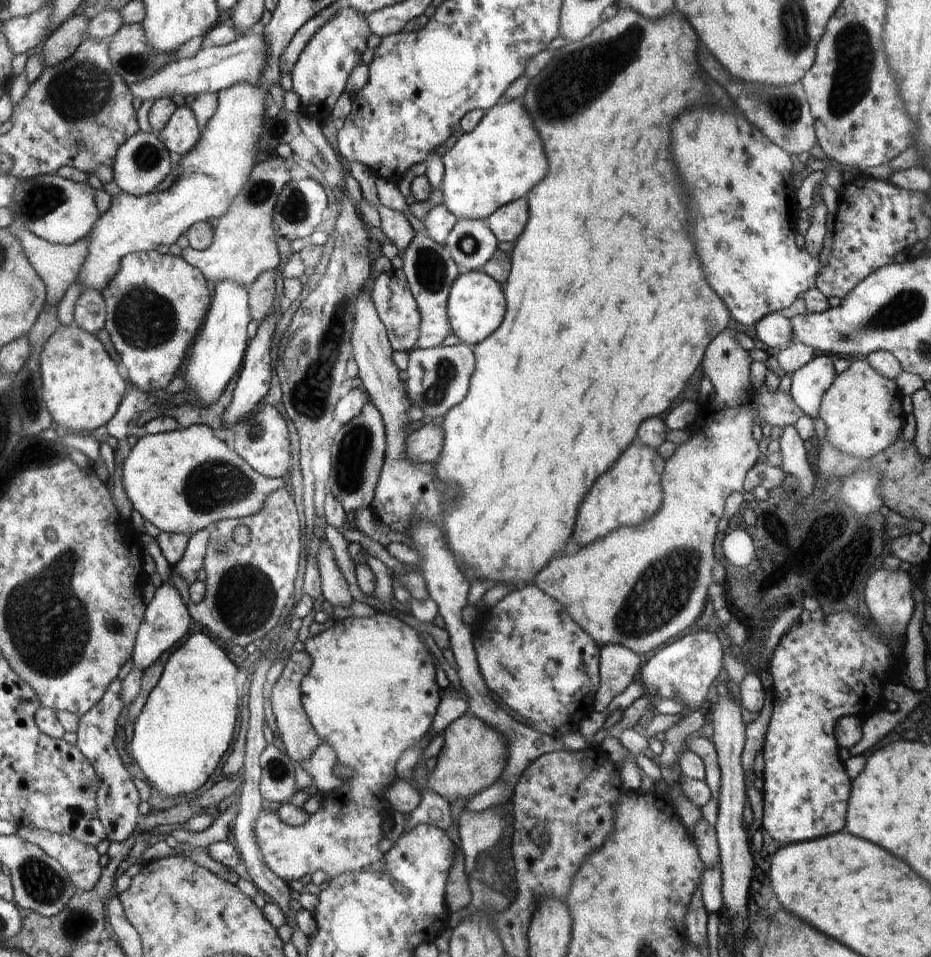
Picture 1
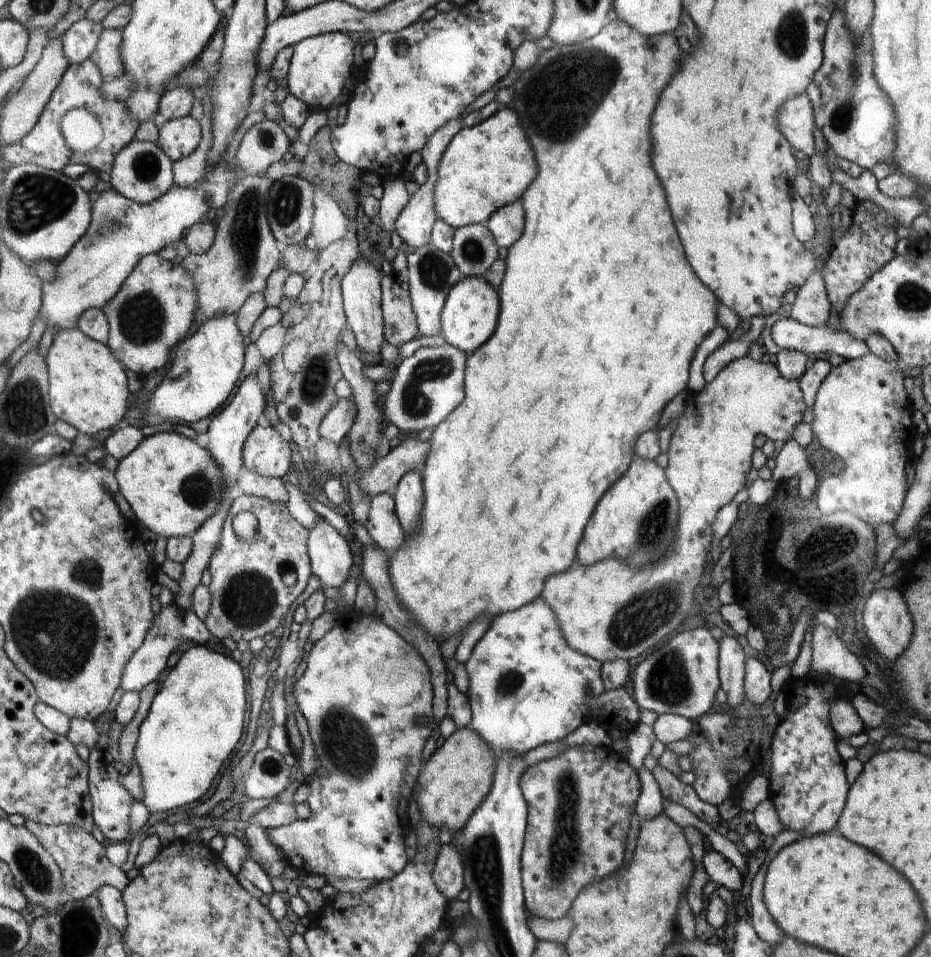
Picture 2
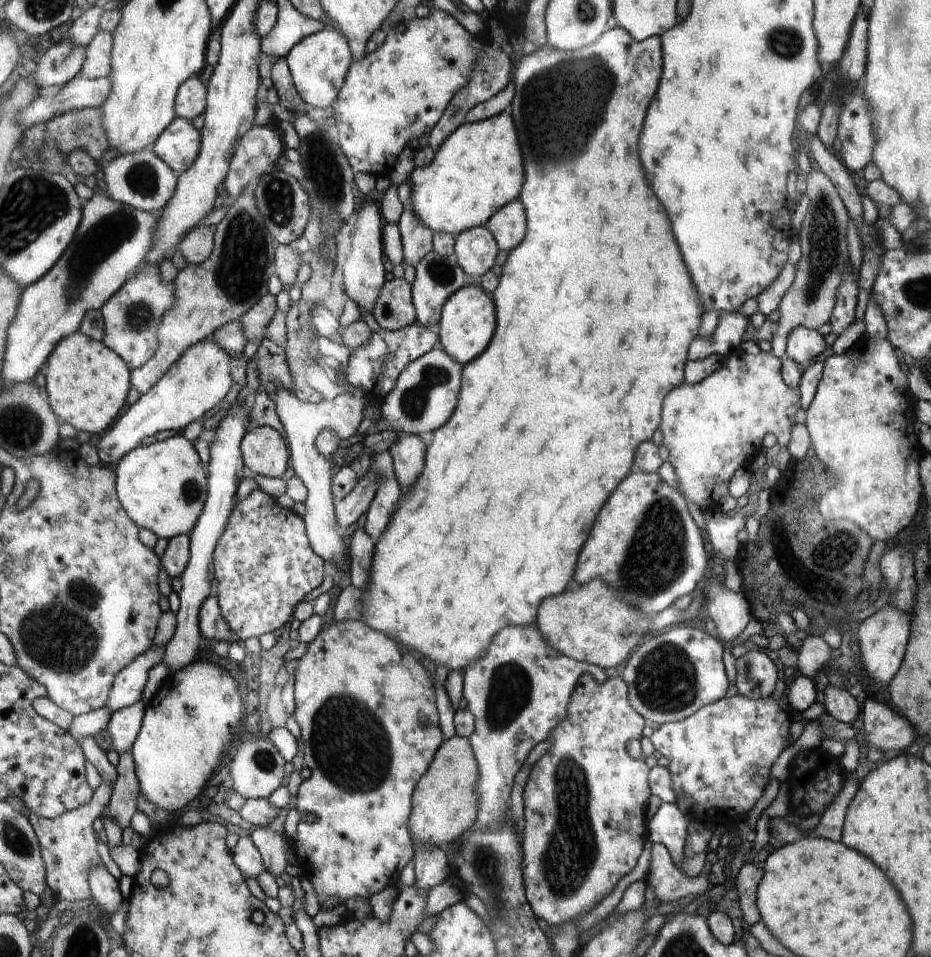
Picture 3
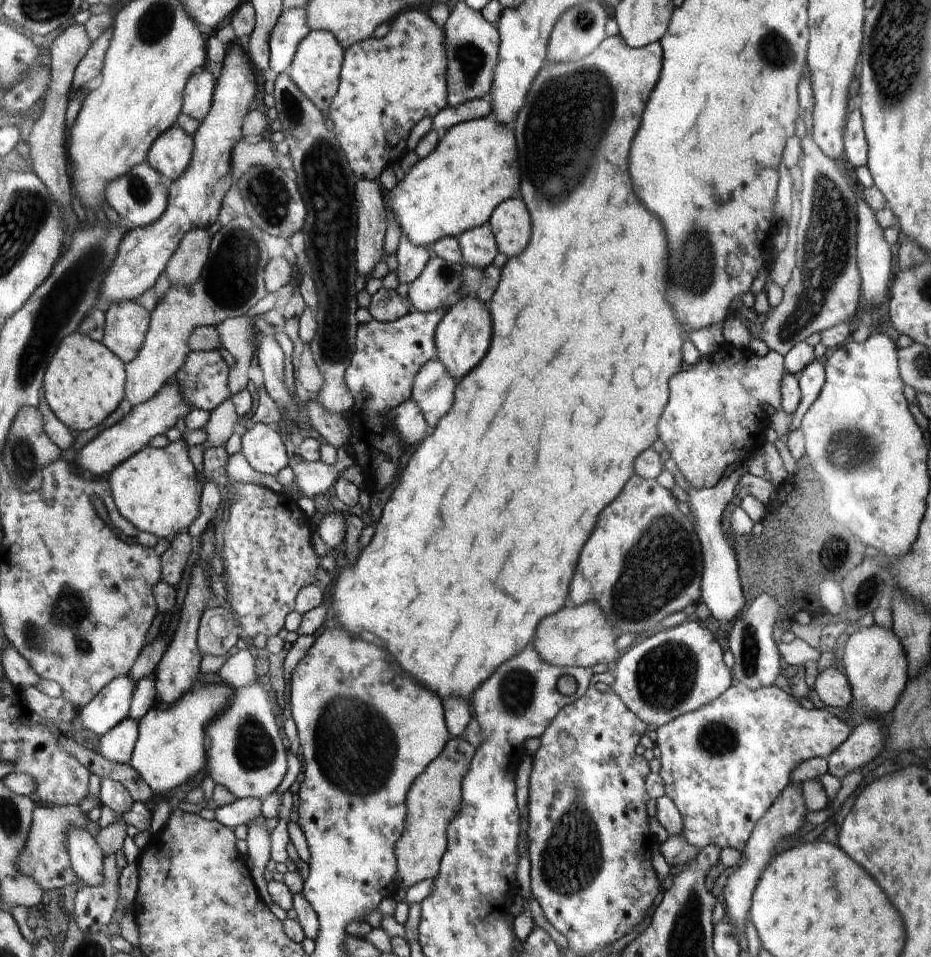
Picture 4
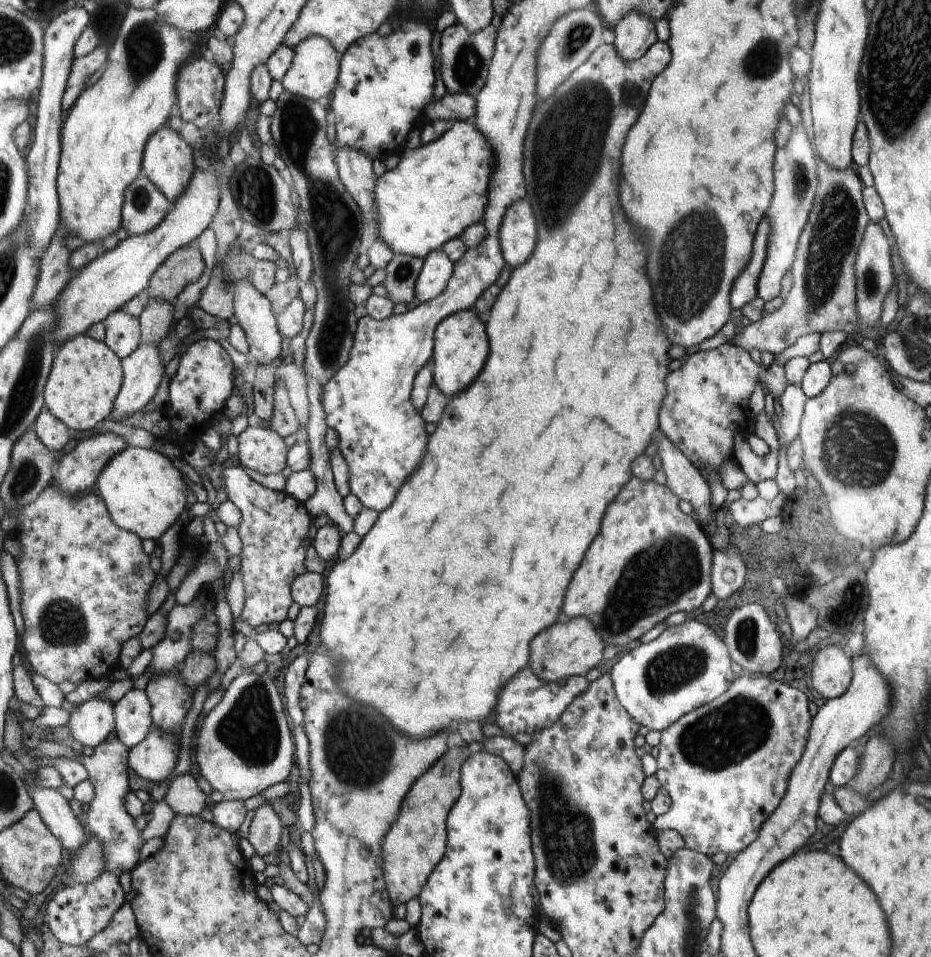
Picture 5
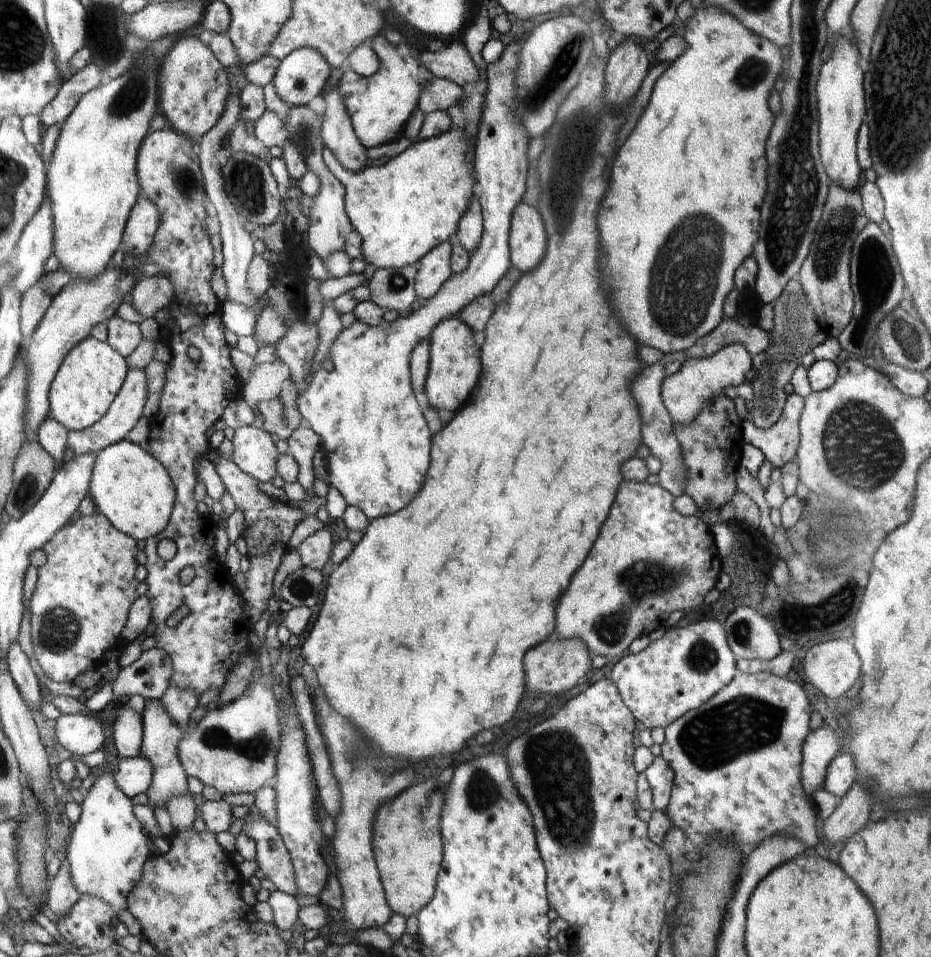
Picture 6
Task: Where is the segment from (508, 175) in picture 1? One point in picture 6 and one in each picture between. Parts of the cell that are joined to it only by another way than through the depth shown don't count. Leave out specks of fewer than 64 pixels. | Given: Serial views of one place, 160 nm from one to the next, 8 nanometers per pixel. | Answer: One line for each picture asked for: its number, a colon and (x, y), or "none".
2: (485, 167)
3: (478, 169)
4: (474, 167)
5: (437, 190)
6: (402, 209)

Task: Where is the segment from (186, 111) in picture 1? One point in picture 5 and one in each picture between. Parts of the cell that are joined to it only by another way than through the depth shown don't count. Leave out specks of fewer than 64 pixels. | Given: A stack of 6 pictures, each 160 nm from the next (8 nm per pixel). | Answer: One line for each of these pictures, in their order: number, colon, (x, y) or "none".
2: (178, 137)
3: (178, 145)
4: (171, 154)
5: (169, 162)

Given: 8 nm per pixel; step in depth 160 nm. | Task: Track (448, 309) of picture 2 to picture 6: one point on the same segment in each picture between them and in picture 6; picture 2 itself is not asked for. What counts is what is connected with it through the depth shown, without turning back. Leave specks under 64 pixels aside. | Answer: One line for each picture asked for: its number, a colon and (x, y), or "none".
3: (467, 322)
4: (462, 336)
5: (460, 348)
6: (455, 364)

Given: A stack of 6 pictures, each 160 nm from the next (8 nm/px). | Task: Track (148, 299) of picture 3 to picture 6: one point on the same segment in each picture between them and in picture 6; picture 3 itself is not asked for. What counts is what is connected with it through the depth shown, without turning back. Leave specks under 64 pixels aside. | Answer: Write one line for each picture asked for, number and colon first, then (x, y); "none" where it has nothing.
4: (126, 323)
5: (122, 331)
6: (124, 336)

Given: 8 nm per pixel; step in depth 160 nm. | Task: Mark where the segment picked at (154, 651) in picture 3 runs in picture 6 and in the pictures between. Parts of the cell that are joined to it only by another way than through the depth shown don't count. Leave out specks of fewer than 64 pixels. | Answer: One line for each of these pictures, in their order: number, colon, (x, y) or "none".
4: (113, 704)
5: (92, 722)
6: (81, 734)

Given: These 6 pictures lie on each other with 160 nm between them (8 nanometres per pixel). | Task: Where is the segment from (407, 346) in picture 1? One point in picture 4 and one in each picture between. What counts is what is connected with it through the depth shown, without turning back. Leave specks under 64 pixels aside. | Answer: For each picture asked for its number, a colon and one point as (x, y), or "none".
2: (400, 322)
3: (394, 310)
4: (386, 305)

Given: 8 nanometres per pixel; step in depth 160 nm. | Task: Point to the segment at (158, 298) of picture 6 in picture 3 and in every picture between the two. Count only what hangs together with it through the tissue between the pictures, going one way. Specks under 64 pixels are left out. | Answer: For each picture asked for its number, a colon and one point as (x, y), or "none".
3: (197, 244)
4: (186, 265)
5: (184, 266)

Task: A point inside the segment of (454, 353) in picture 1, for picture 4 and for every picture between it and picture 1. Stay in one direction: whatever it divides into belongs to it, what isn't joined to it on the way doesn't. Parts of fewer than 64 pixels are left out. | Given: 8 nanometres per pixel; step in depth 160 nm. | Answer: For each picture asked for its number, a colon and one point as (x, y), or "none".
2: (428, 385)
3: (423, 399)
4: (434, 389)

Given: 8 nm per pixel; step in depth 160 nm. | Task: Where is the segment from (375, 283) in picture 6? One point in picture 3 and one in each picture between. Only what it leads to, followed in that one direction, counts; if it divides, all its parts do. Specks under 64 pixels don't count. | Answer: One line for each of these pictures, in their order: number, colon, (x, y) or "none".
3: (416, 238)
4: (412, 259)
5: (402, 272)

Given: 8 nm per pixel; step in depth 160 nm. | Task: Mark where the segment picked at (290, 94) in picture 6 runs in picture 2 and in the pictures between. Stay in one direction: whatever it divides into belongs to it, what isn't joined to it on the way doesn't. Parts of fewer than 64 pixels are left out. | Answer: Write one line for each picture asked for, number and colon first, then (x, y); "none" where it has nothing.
2: (319, 66)
3: (318, 64)
4: (315, 66)
5: (313, 73)

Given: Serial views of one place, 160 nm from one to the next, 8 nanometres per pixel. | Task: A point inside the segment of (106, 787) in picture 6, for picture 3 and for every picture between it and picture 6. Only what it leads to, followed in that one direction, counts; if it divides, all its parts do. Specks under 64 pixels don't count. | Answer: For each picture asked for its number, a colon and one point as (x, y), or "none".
3: (124, 724)
4: (117, 744)
5: (107, 820)

